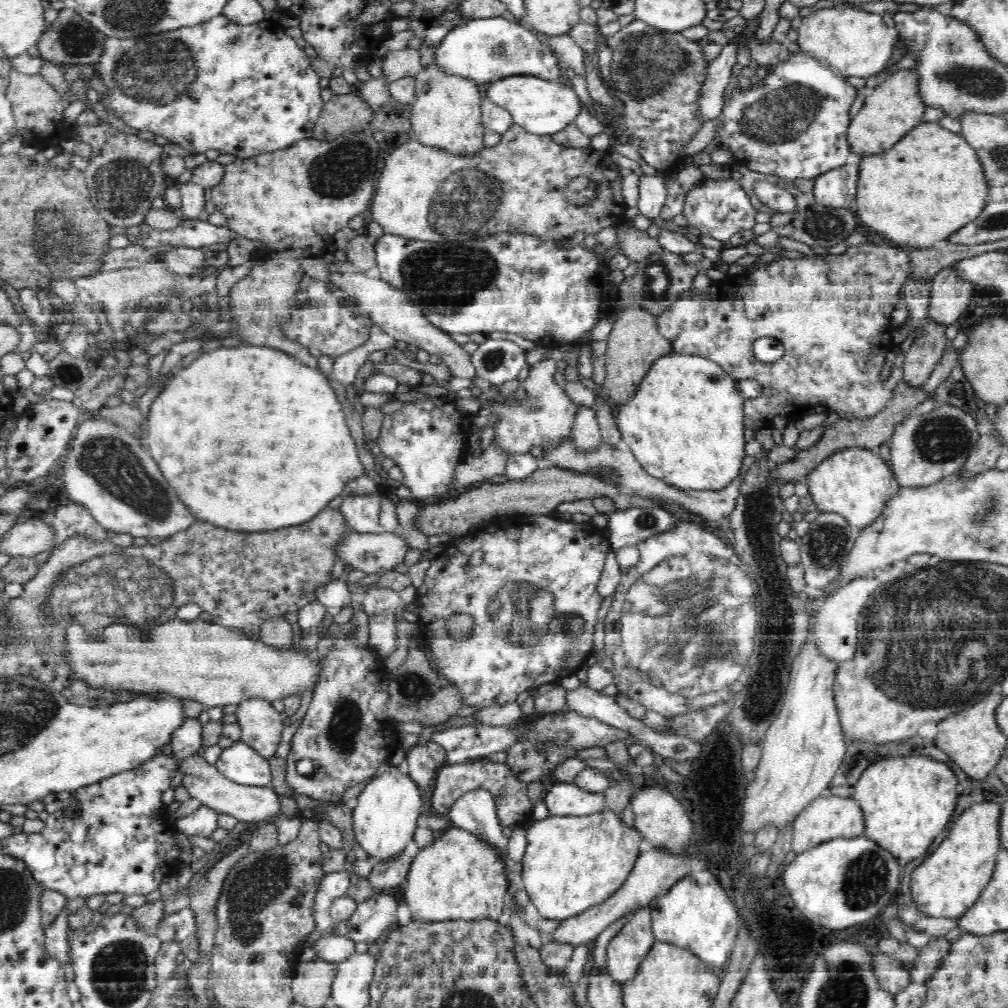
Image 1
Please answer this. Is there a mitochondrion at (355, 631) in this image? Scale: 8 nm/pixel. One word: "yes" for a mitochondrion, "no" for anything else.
no

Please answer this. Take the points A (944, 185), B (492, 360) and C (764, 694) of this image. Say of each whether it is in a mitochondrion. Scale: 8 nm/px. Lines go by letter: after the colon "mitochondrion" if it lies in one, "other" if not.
A: other
B: mitochondrion
C: mitochondrion

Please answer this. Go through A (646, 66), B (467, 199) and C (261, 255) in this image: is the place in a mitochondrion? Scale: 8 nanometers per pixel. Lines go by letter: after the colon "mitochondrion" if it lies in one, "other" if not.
A: mitochondrion
B: mitochondrion
C: other

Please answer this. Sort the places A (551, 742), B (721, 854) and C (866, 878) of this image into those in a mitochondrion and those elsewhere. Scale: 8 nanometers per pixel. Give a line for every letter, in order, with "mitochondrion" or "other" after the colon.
A: mitochondrion
B: mitochondrion
C: mitochondrion

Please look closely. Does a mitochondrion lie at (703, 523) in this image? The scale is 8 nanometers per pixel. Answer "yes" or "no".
no

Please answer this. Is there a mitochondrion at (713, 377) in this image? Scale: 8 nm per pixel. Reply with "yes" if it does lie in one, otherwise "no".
yes

